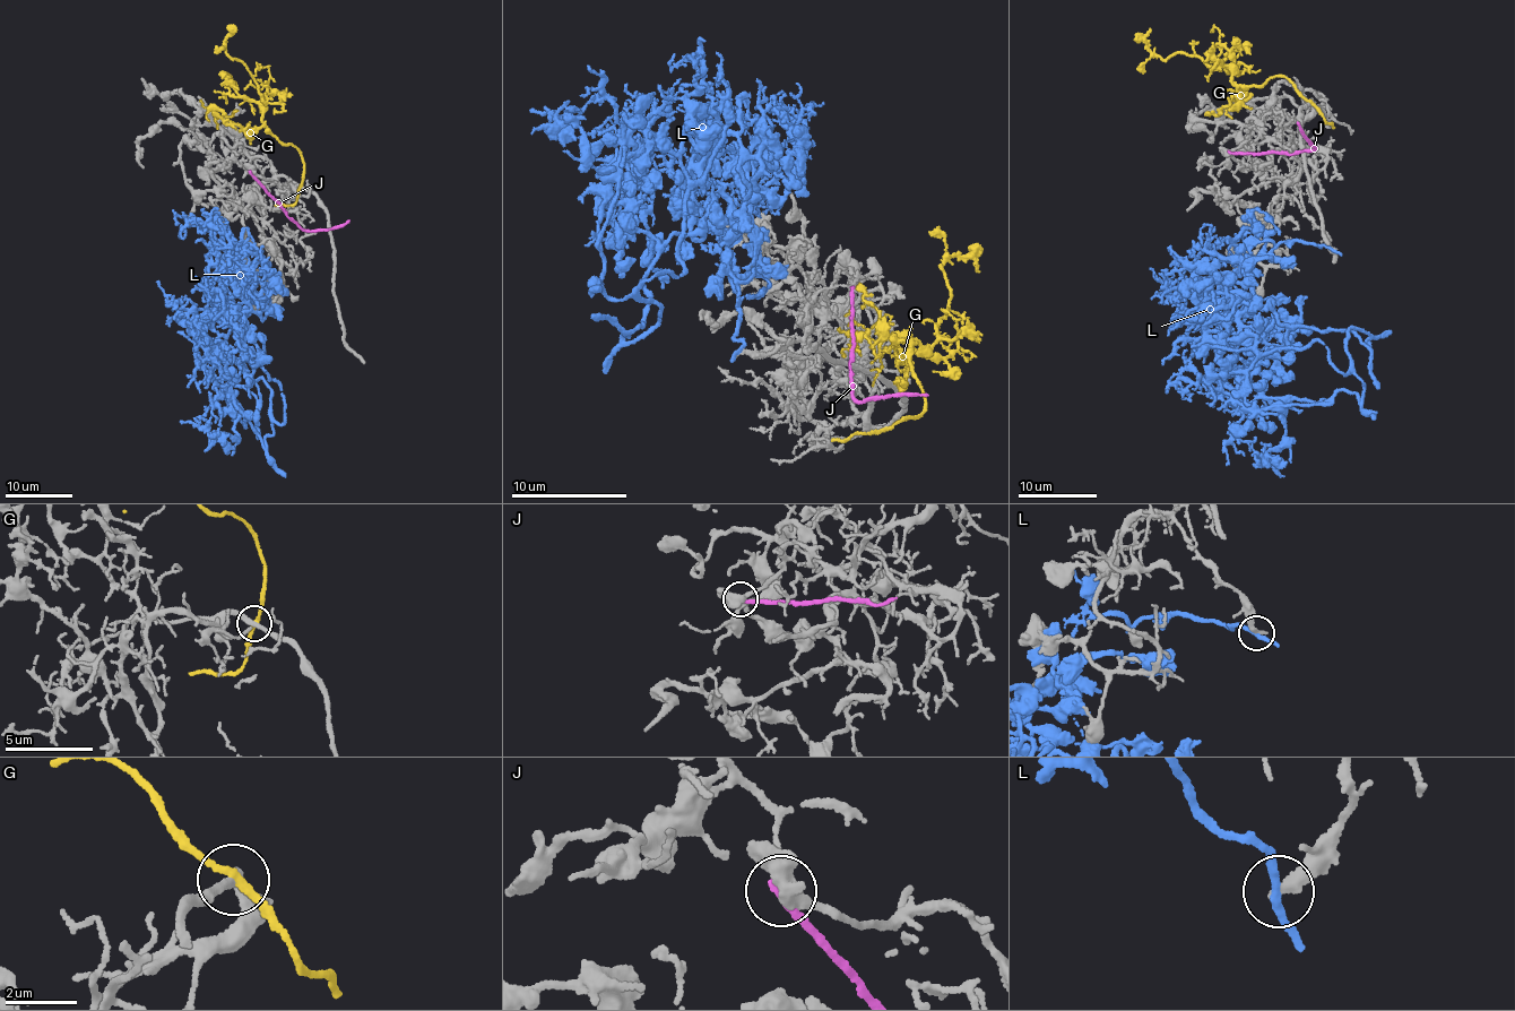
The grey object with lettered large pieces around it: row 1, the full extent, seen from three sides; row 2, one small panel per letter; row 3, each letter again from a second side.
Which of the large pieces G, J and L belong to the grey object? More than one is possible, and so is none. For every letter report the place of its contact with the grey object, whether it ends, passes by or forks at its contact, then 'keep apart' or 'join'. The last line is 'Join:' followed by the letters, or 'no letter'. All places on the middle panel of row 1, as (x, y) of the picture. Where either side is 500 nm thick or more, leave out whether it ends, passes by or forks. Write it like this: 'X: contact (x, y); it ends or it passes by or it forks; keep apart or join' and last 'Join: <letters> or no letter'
G: contact (888, 428); it passes by; keep apart
J: contact (853, 287); it ends; keep apart
L: contact (737, 352); it passes by; keep apart
Join: no letter

